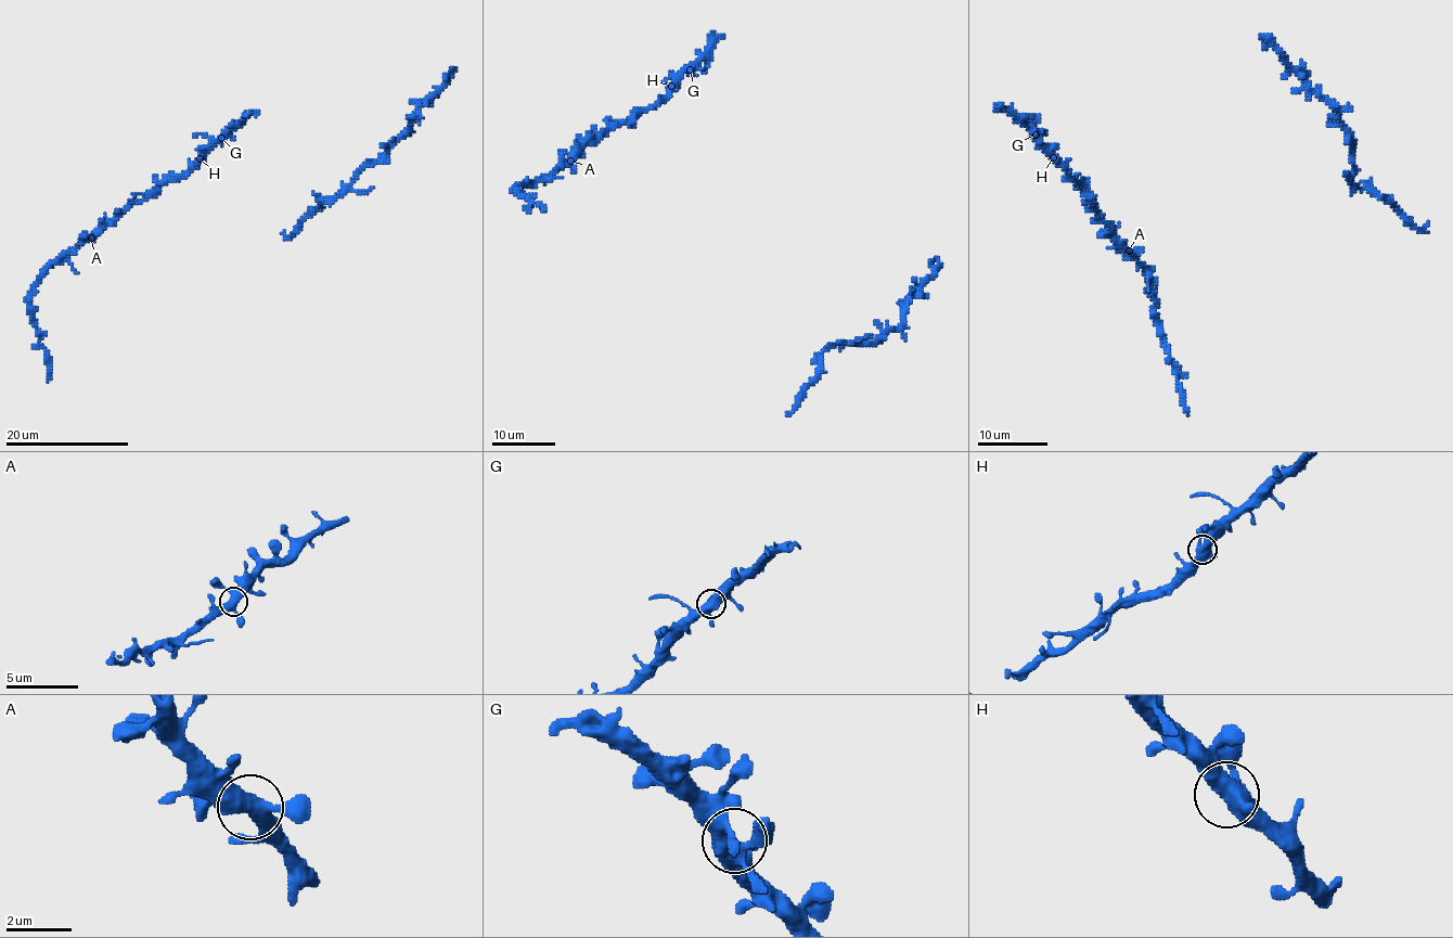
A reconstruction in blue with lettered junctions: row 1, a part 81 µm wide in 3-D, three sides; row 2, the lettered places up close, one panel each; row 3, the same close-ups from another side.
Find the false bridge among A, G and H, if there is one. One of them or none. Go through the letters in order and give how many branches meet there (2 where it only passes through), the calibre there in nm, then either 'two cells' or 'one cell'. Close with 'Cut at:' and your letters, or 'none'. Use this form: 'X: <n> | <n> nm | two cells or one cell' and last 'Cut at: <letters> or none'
A: 4 | 480 nm | one cell
G: 4 | 480 nm | one cell
H: 3 | 480 nm | one cell
Cut at: none

